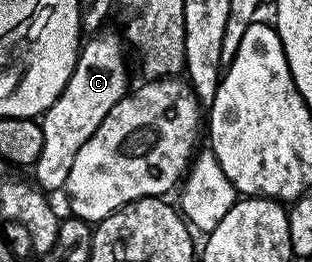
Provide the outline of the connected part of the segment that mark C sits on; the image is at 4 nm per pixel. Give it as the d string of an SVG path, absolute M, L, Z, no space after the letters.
M102 29L84 40L63 93L59 93L57 100L40 116L43 149L39 153L39 161L31 168L31 174L36 186L46 193L60 192L64 188L71 165L75 165L75 153L91 141L91 133L103 125L103 117L107 117L107 113L111 113L111 109L115 109L118 101L130 90L122 36L109 30Z

